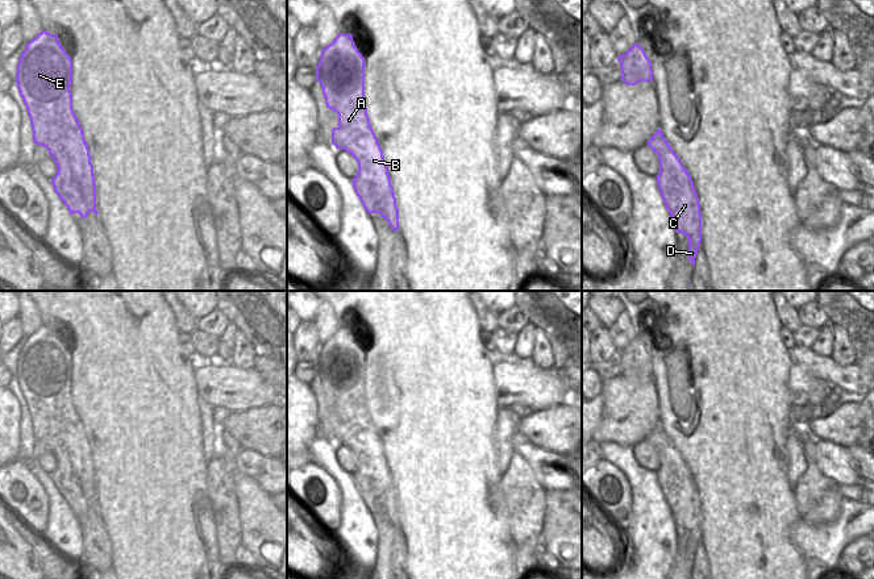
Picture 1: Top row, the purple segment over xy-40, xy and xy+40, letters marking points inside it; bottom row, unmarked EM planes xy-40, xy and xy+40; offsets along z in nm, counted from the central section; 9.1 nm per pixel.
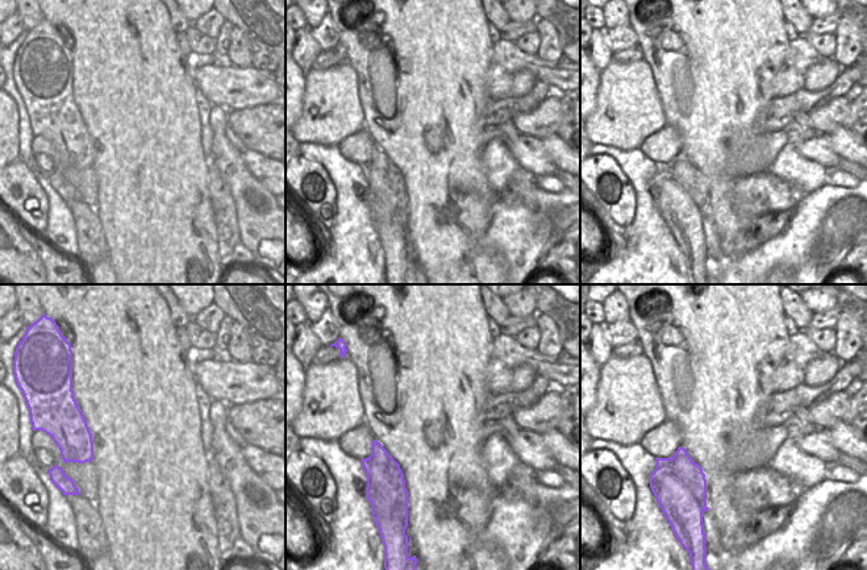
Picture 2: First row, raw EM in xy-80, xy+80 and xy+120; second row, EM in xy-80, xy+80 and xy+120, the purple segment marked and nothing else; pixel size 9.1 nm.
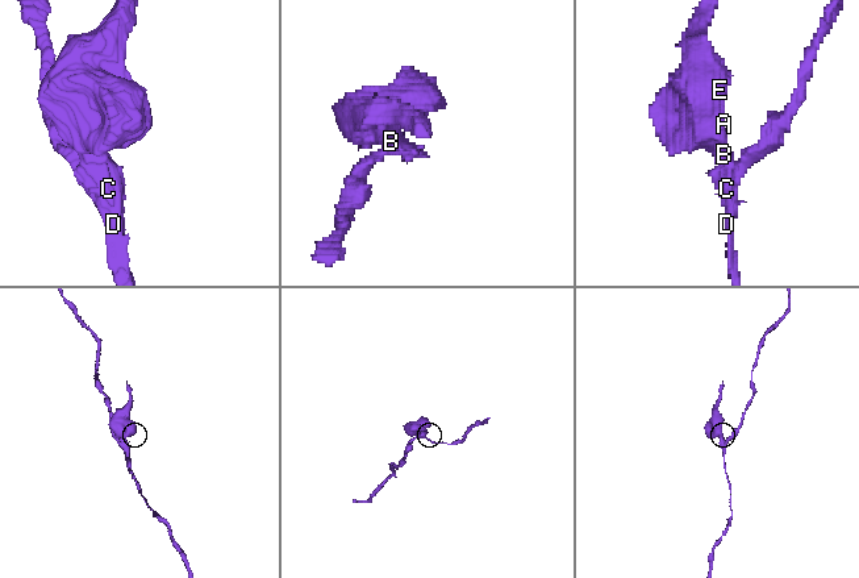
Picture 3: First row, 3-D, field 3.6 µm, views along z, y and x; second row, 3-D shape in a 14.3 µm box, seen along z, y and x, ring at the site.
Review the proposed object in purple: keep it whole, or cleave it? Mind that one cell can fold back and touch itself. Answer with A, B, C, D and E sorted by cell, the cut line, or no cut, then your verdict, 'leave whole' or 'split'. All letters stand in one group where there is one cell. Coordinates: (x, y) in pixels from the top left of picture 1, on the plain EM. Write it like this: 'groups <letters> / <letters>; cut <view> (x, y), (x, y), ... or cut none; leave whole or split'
groups A B E / C D; cut xy-40 (74, 473), (78, 486), (90, 505); split

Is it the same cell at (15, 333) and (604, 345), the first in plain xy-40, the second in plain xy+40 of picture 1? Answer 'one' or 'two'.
one

